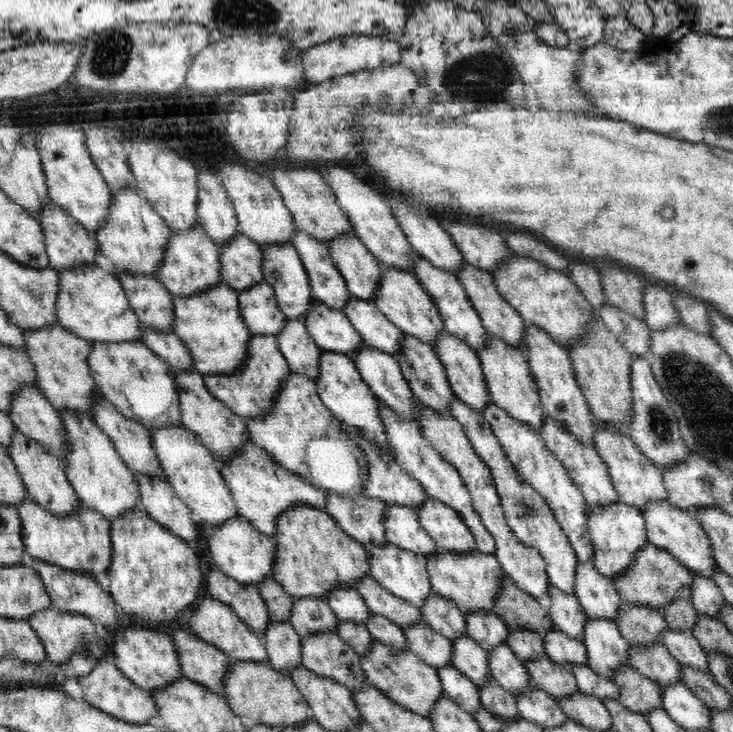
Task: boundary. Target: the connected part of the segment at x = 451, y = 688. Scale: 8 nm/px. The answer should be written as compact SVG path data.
M448 664L444 668L436 668L442 688L456 704L468 711L471 715L476 714L483 704L480 700L480 691L477 684L474 684L461 670L453 664Z

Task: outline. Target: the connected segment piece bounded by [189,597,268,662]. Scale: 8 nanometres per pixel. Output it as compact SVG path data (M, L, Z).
M204 598L196 610L192 610L189 624L200 641L216 646L231 660L262 662L268 659L266 645L259 634L254 633L247 624L226 604L216 598Z

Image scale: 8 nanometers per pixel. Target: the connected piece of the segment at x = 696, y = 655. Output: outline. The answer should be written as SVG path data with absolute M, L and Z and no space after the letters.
M670 628L663 633L663 644L669 653L690 668L710 673L708 667L708 655L700 645L700 642L690 631L672 631Z

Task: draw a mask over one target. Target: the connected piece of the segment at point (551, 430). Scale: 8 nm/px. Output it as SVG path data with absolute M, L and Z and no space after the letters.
M547 414L544 416L542 432L538 432L538 434L545 440L546 446L552 451L552 454L555 454L556 458L564 465L570 478L582 491L582 495L590 509L598 509L599 507L620 503L618 491L614 489L614 483L612 483L608 467L593 445L586 444L579 438L566 432L559 422L556 422Z

